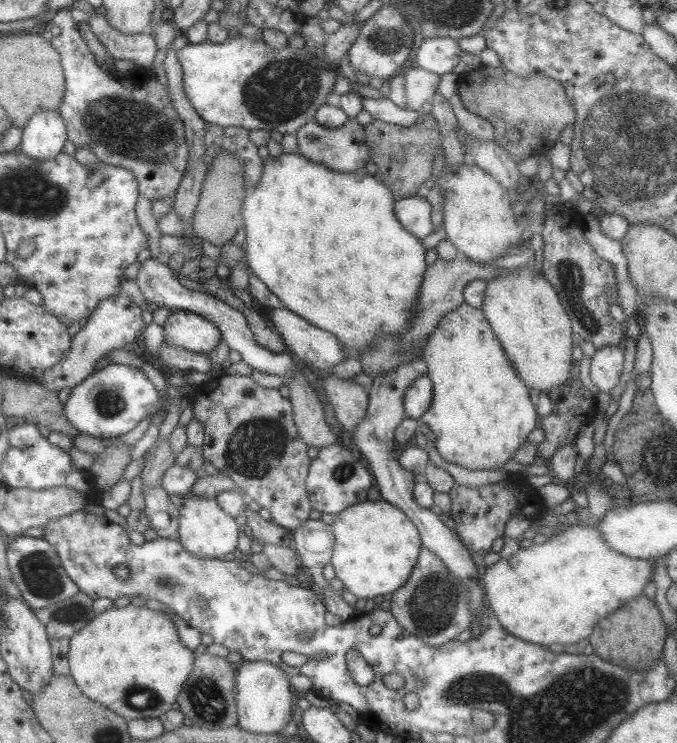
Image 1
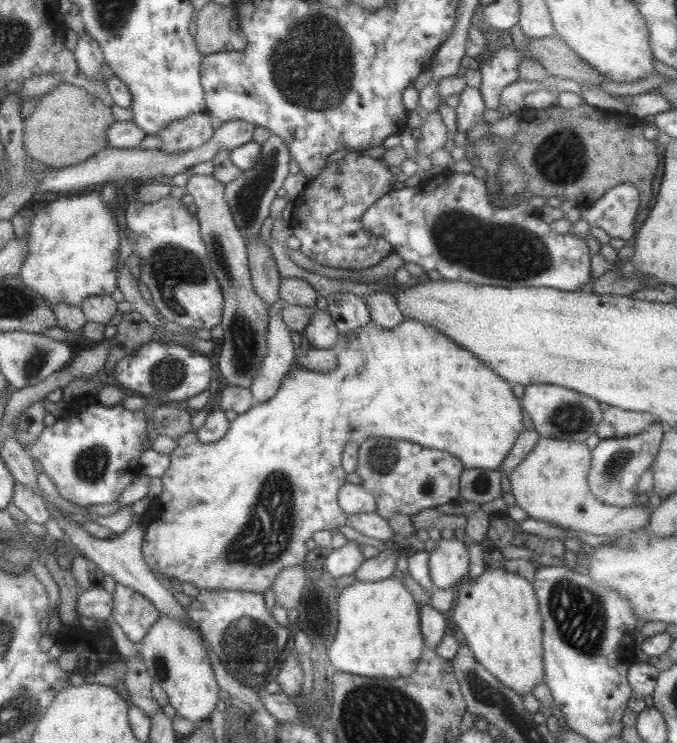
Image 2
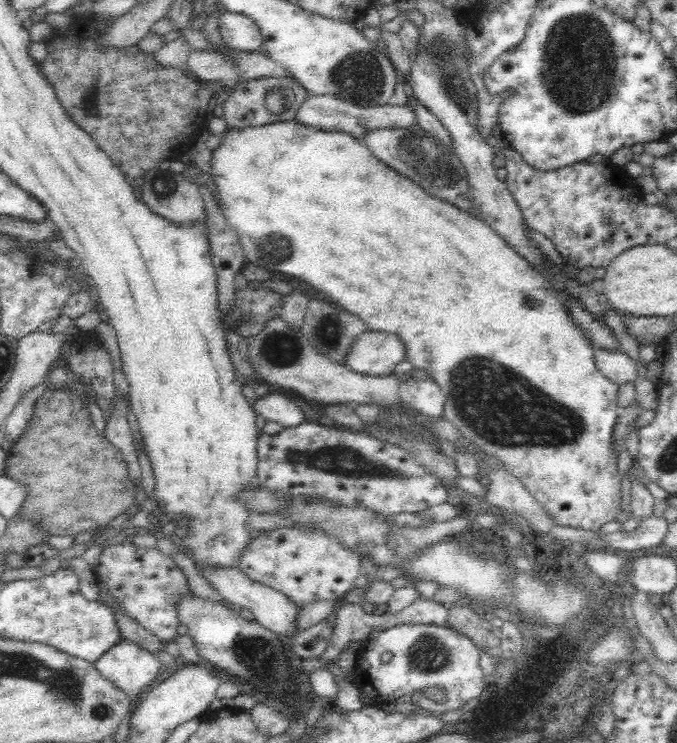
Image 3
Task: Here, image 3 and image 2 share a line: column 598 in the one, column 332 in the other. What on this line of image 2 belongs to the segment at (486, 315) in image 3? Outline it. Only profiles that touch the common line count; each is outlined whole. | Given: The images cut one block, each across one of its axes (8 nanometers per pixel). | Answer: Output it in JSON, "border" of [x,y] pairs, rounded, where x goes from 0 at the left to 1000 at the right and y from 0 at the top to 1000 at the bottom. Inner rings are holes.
{"border":[[[607,428],[595,429],[583,441],[560,441],[549,433],[514,447],[508,470],[495,475],[495,497],[486,502],[468,502],[436,494],[417,511],[409,529],[388,542],[374,544],[362,556],[353,557],[340,568],[335,583],[318,595],[300,598],[288,587],[288,581],[276,581],[261,590],[258,603],[248,611],[251,623],[236,641],[238,662],[211,693],[213,720],[210,724],[210,747],[214,759],[227,773],[258,778],[264,783],[281,783],[294,794],[352,794],[388,798],[399,791],[406,775],[421,763],[445,760],[449,751],[459,747],[451,739],[451,728],[459,725],[465,715],[489,715],[513,705],[514,693],[502,684],[496,672],[501,657],[511,649],[511,637],[502,623],[504,604],[511,595],[530,598],[542,588],[563,591],[603,592],[625,603],[637,603],[662,608],[677,616],[685,631],[716,630],[737,631],[773,575],[770,549],[764,536],[755,528],[752,517],[740,511],[728,498],[722,498],[710,485],[705,485],[696,474],[690,474],[660,456],[647,444],[632,436],[616,433]]]}

